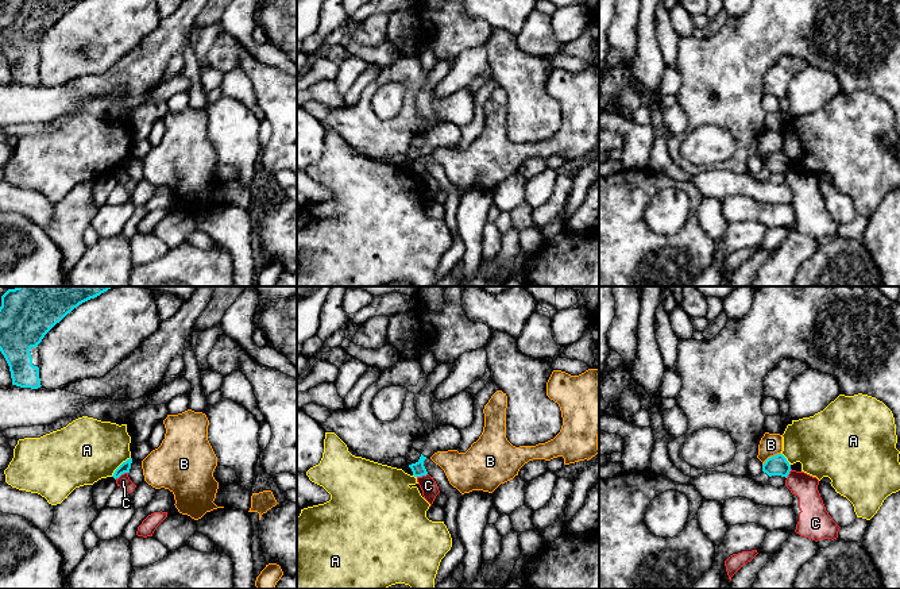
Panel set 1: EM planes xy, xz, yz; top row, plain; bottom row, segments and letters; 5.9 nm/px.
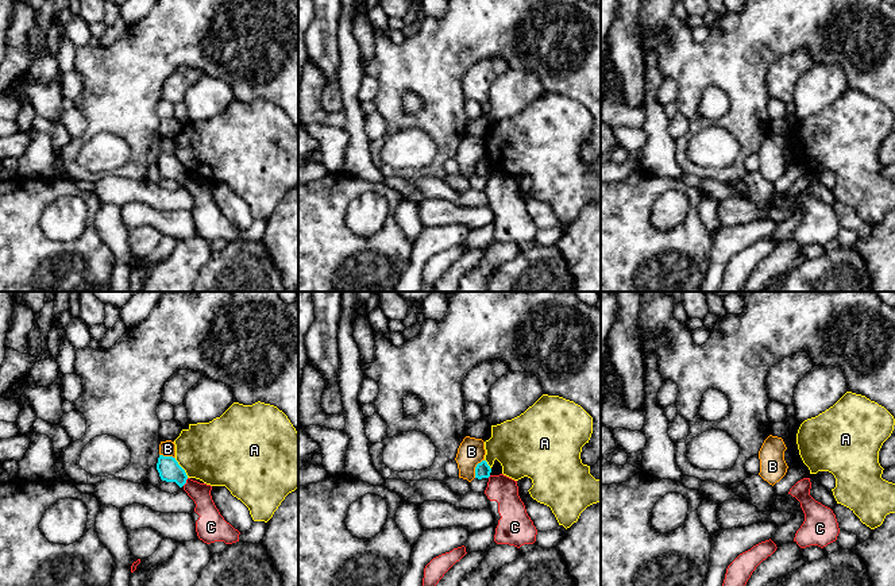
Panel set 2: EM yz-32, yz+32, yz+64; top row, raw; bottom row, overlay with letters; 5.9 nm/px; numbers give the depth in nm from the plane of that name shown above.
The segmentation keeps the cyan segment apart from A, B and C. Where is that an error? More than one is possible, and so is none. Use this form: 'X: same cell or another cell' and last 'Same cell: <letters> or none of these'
A: another cell
B: another cell
C: another cell
Same cell: none of these

